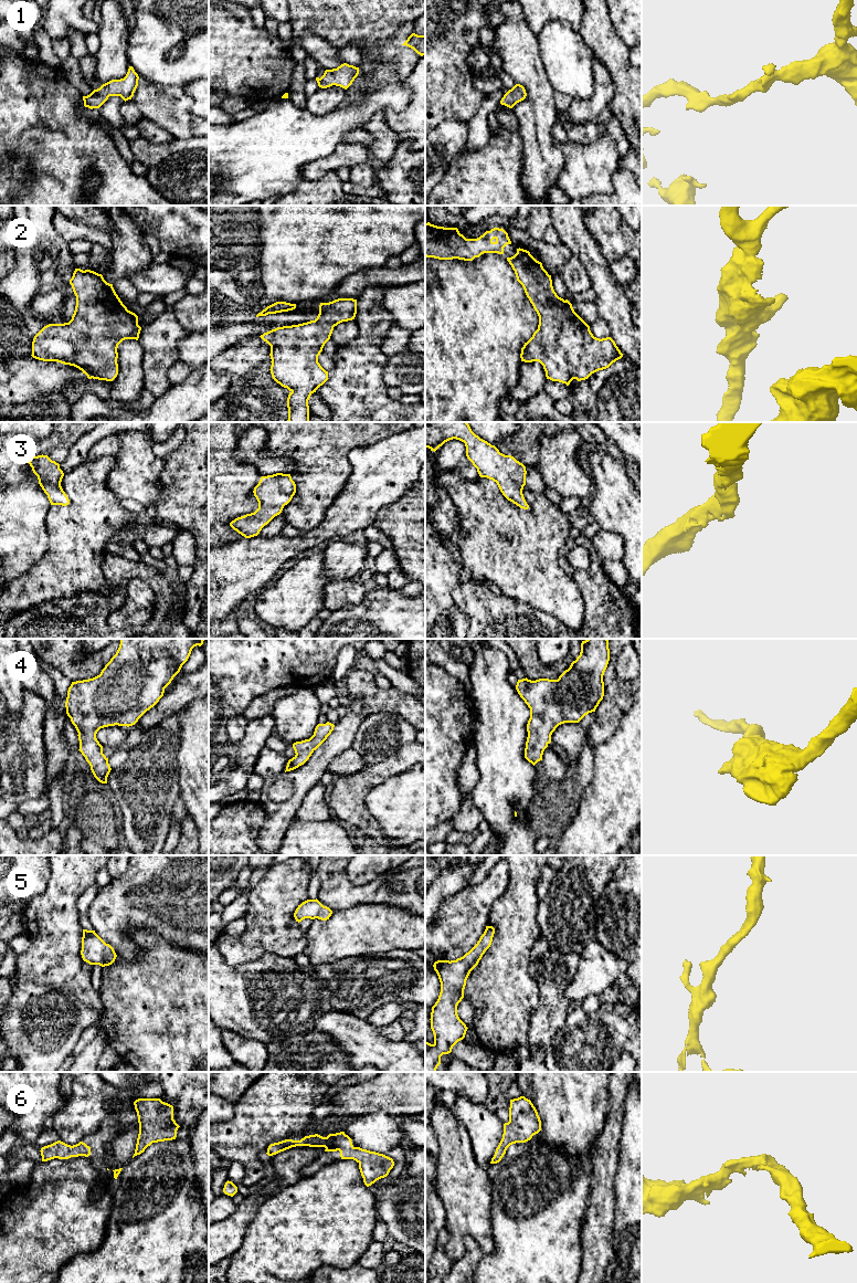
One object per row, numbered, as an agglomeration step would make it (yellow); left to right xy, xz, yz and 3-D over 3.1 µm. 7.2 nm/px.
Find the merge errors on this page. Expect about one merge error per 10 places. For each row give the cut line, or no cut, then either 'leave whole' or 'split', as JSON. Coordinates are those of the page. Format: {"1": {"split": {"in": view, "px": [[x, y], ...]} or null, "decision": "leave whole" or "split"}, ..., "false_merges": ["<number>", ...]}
{"1": {"split": null, "decision": "leave whole"}, "2": {"split": null, "decision": "leave whole"}, "3": {"split": null, "decision": "leave whole"}, "4": {"split": null, "decision": "leave whole"}, "5": {"split": null, "decision": "leave whole"}, "6": {"split": null, "decision": "leave whole"}, "false_merges": []}

